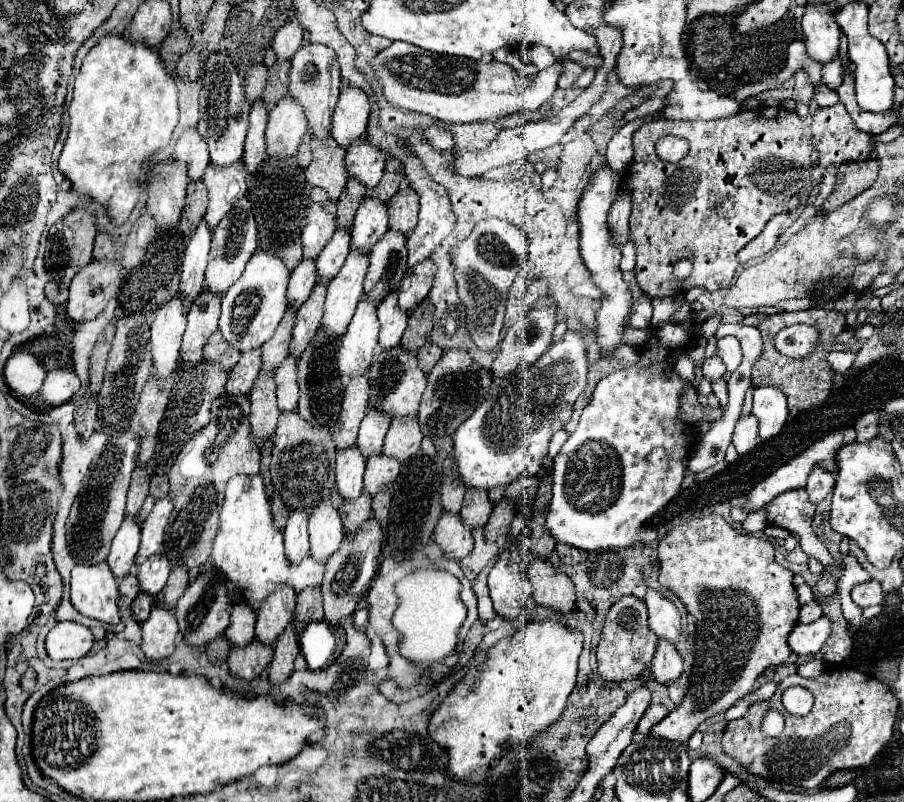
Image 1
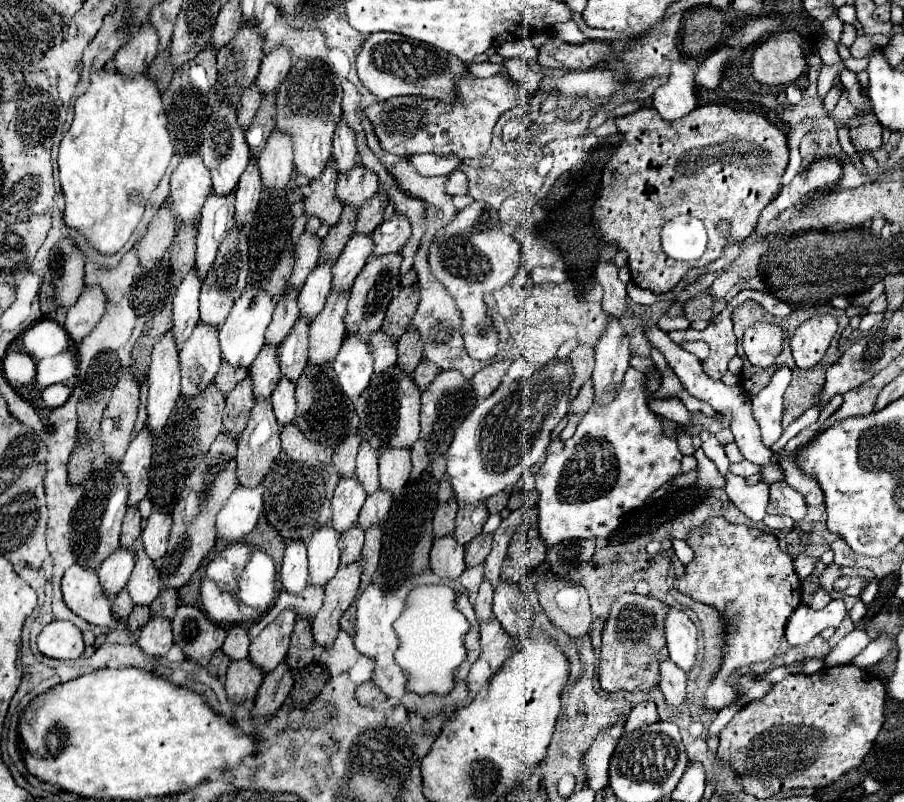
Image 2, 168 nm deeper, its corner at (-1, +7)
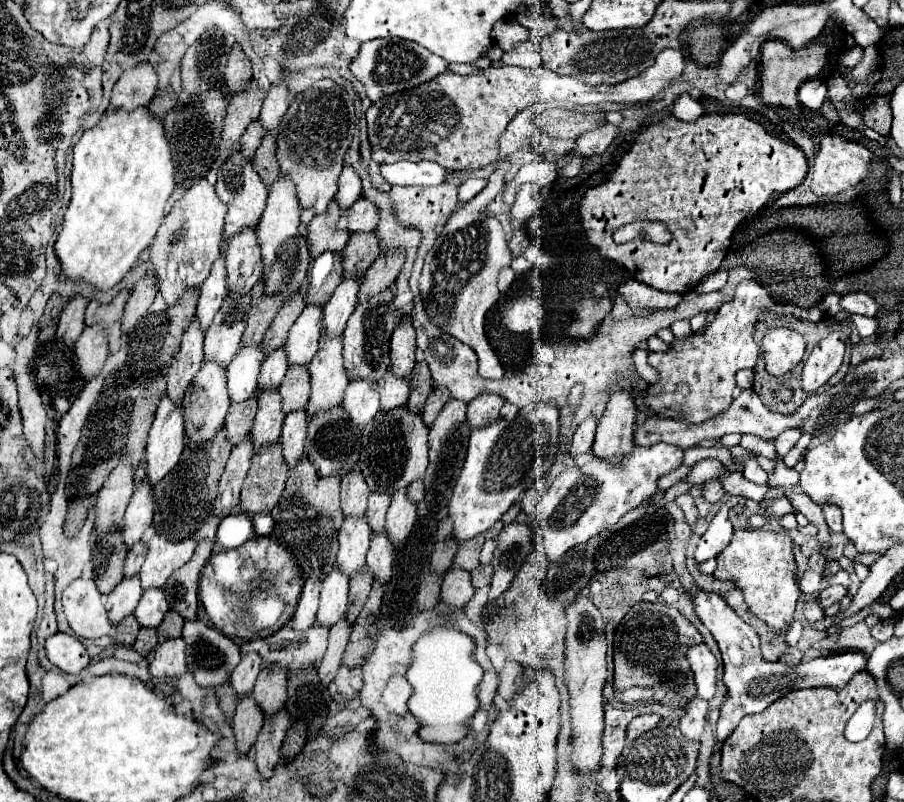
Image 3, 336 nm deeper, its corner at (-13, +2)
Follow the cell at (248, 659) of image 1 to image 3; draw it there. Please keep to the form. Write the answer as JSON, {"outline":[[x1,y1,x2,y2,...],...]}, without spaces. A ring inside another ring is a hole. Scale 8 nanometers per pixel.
{"outline":[[252,697,240,699,236,705,236,715,232,719,238,755,246,755,250,751,250,747,256,743,262,725,264,725,264,717,256,707,256,701]]}

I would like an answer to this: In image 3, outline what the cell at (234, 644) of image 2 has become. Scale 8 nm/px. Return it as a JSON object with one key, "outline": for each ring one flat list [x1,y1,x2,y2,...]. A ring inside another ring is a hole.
{"outline":[[248,653,242,657,240,665,234,669,230,679,238,699,244,699,252,693,252,685,256,683,256,677,260,675,260,671,262,671,262,659,258,653]]}

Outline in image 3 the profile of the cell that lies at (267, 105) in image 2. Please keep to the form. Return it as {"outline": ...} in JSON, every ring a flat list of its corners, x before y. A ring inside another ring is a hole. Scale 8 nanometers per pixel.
{"outline":[[272,133,264,135,262,145,258,147,254,159,254,169,260,175,260,179,264,181,266,189,270,189,272,181,276,181,278,177,278,159,276,159,276,137]]}

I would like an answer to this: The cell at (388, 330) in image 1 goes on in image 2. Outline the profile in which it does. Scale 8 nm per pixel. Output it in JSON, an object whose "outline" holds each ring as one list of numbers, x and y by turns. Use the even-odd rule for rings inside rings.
{"outline":[[376,330,376,334,370,336,370,344,374,348,374,372,384,372,392,364,396,364,396,344,384,336,384,330]]}

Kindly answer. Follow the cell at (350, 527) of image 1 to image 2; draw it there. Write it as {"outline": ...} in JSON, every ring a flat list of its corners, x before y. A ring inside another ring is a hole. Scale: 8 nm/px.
{"outline":[[354,524,348,532,344,532,344,536,340,536,342,564,350,564,352,560,356,560,362,552,362,544,364,544,364,530,358,524]]}

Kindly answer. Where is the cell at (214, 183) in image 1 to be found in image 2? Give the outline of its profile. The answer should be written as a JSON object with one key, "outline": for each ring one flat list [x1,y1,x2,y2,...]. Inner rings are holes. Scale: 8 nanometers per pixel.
{"outline":[[216,192,208,194,208,200,202,208,198,238,196,238,196,244,198,244,196,268,200,272,200,278,208,274,208,268,214,262,214,256,218,252,222,238,234,226,232,214,234,214,232,196,216,196]]}

